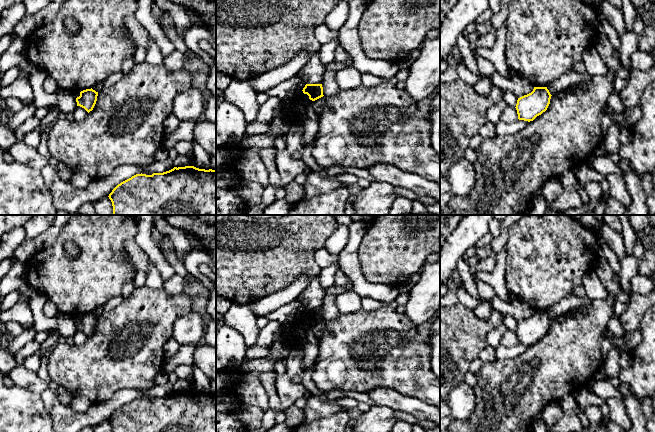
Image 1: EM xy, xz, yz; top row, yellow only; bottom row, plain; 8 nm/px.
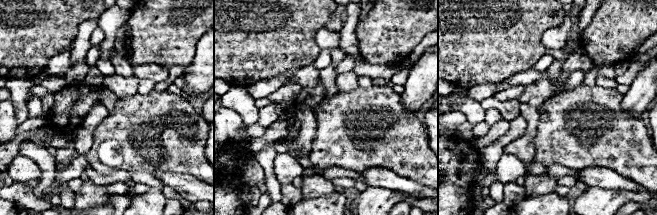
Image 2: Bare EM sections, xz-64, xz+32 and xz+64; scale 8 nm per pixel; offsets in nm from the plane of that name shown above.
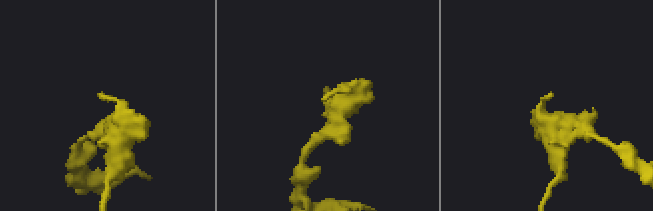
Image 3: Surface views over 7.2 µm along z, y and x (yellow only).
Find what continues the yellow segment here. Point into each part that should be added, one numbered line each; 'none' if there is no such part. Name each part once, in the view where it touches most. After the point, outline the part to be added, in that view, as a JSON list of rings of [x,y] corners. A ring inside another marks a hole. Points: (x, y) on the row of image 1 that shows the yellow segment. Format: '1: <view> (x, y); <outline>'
none

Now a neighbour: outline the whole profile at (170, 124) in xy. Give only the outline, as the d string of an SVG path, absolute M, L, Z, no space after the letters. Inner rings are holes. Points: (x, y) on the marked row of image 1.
M171 113L163 122L164 132L168 134L175 131L180 122L181 121L173 113Z

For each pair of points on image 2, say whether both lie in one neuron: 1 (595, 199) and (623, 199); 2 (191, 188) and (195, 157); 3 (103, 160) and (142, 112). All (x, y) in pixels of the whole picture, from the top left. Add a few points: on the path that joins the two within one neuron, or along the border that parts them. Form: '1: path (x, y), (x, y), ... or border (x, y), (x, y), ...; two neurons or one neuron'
1: path (602, 199), (616, 199); one neuron
2: border (170, 171), (191, 174), (203, 182); two neurons
3: path (111, 148), (135, 124); one neuron

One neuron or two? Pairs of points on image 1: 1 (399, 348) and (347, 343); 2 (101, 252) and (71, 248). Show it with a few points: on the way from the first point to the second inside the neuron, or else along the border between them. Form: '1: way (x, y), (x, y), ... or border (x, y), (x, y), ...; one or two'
1: way (386, 348), (360, 348); one
2: border (67, 241), (65, 251), (70, 257), (74, 258); two

